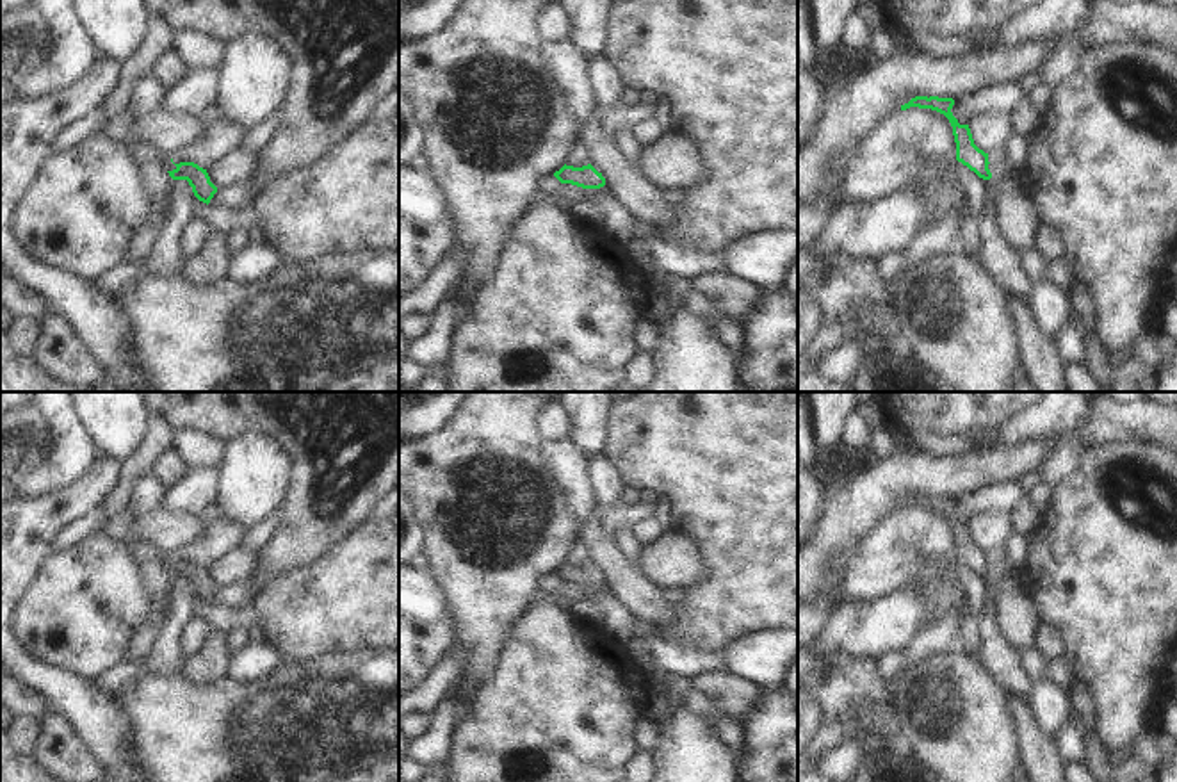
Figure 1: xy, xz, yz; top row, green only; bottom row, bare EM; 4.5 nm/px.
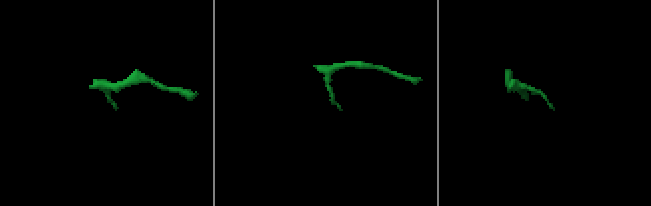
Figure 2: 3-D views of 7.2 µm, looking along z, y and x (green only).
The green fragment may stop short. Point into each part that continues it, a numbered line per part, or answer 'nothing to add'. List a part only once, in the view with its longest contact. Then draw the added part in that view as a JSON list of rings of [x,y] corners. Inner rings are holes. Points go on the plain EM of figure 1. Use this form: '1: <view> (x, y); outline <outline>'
nothing to add

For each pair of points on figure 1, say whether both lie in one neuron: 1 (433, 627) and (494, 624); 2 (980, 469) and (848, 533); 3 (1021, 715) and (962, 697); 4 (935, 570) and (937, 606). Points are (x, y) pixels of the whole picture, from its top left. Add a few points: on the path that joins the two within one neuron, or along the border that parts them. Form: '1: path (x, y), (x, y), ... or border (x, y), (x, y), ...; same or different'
1: border (437, 586), (449, 610), (454, 643); different
2: path (948, 476), (905, 476), (880, 501); same
3: border (1006, 693), (1019, 752); different
4: path (935, 579), (937, 597); same

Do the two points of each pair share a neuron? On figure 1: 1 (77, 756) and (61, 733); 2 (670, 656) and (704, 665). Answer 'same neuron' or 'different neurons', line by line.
1: same neuron
2: same neuron

